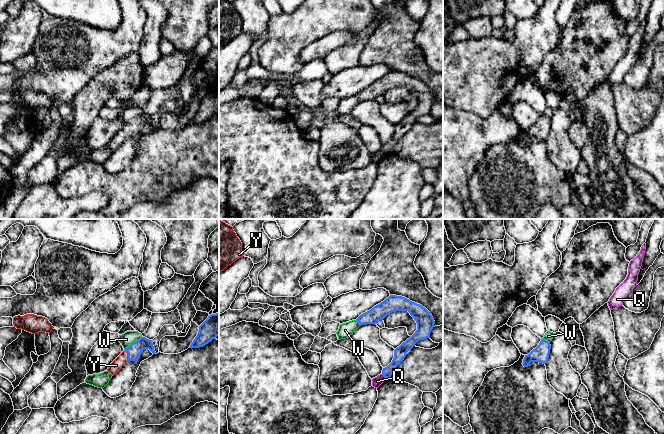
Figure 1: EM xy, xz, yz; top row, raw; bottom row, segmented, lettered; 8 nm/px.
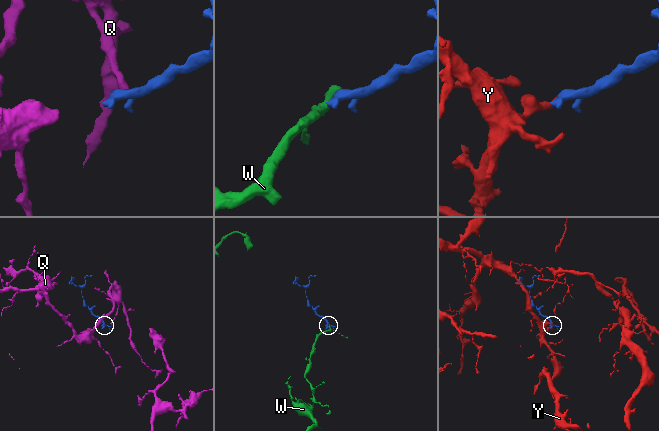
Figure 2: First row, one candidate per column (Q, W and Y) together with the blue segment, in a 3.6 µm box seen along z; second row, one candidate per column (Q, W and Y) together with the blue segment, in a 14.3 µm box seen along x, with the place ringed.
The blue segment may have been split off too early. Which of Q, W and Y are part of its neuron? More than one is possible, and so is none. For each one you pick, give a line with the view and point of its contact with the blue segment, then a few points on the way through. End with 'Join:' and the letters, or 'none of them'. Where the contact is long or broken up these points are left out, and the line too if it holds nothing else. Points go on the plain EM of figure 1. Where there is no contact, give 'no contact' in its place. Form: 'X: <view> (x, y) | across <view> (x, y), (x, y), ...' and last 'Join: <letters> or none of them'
Y: xy (128, 131) | across xy (134, 127), (128, 131), (116, 141)
Join: Y

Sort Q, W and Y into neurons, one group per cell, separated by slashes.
Q / W / Y

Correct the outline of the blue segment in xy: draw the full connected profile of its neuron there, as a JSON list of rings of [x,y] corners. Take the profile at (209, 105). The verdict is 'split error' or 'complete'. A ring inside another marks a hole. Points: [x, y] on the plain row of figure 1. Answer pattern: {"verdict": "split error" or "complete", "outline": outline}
{"verdict": "complete", "outline": [[[219,89],[211,90],[199,102],[199,107],[189,124],[203,123],[219,112]]]}

